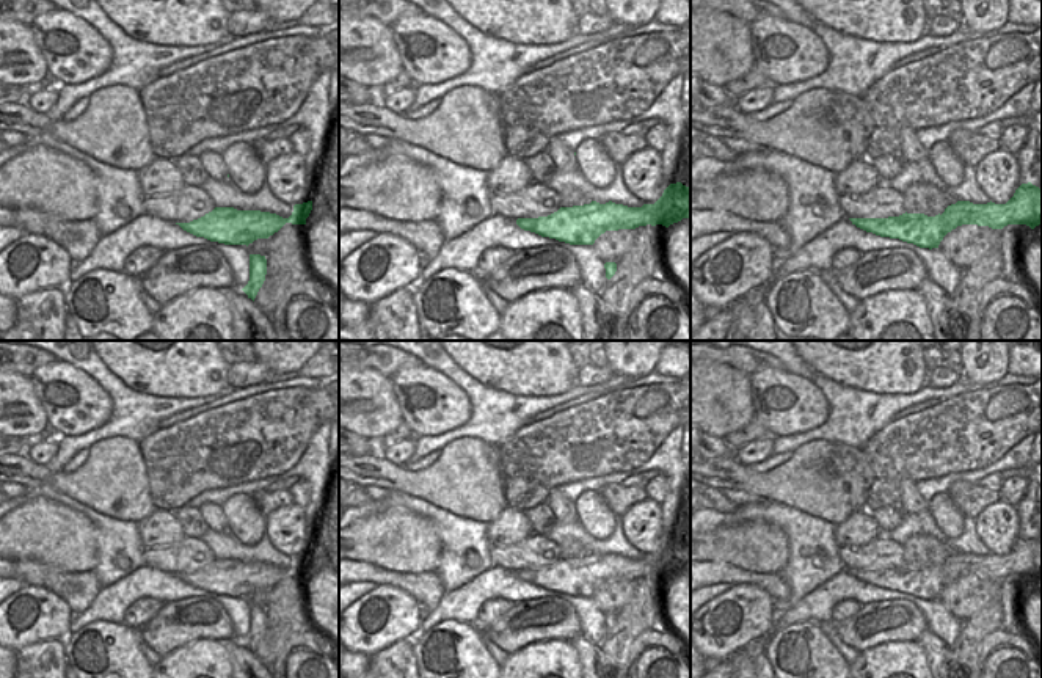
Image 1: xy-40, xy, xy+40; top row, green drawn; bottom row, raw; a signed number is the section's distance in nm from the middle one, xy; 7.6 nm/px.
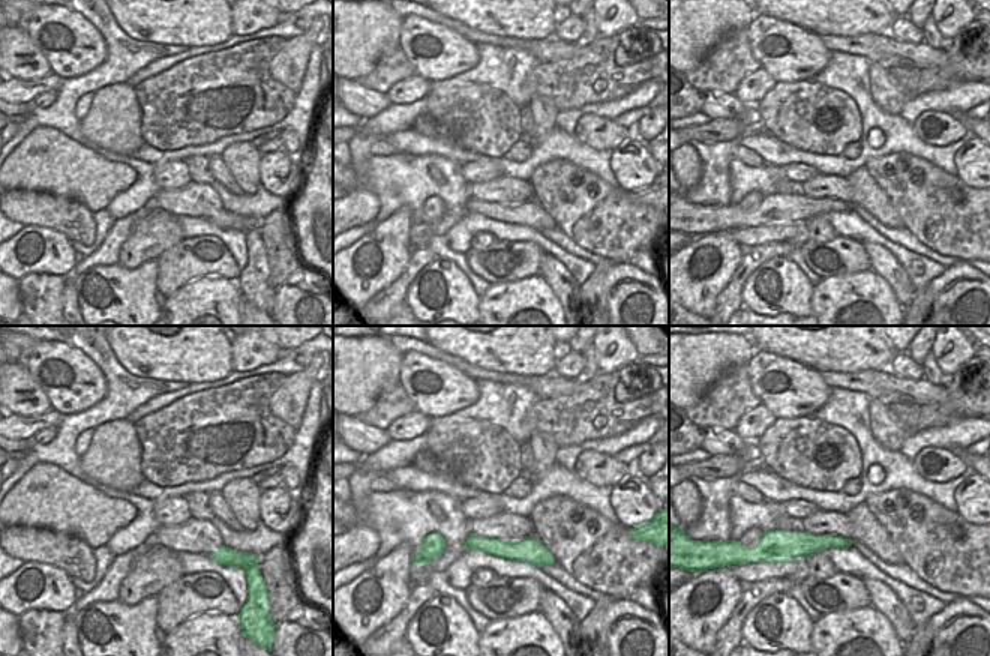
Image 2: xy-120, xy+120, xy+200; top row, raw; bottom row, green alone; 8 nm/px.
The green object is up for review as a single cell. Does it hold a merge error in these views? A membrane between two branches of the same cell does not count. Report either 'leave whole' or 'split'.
split

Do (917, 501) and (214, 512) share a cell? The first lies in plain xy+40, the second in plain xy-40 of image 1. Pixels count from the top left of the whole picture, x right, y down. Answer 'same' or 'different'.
same

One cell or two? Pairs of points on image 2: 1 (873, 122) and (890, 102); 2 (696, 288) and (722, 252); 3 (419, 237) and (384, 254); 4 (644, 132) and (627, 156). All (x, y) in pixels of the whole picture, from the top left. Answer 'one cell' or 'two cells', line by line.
1: two cells
2: one cell
3: two cells
4: two cells

